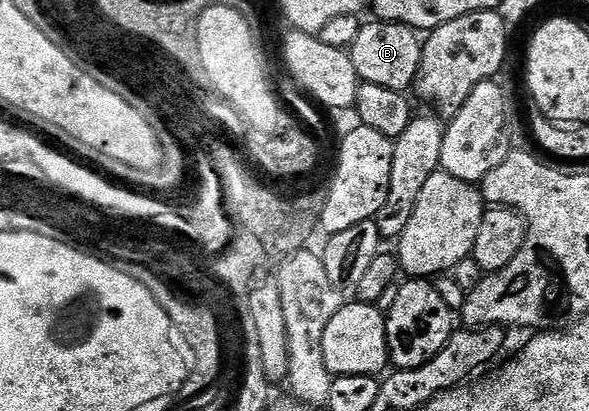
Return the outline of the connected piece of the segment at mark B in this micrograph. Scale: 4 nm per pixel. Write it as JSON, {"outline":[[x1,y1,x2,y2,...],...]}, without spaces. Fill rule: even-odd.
{"outline":[[363,22,356,41,352,41,348,49,352,65,356,65,359,80,362,83,380,85,384,89,409,92,418,80,418,70,422,64,423,36,403,23,373,22]]}

